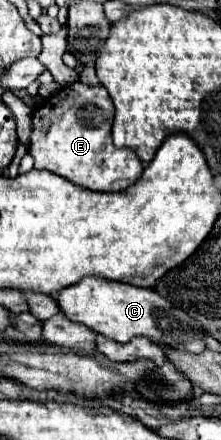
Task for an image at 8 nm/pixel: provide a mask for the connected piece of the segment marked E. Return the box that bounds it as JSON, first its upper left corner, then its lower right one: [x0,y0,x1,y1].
[29,82,143,192]

